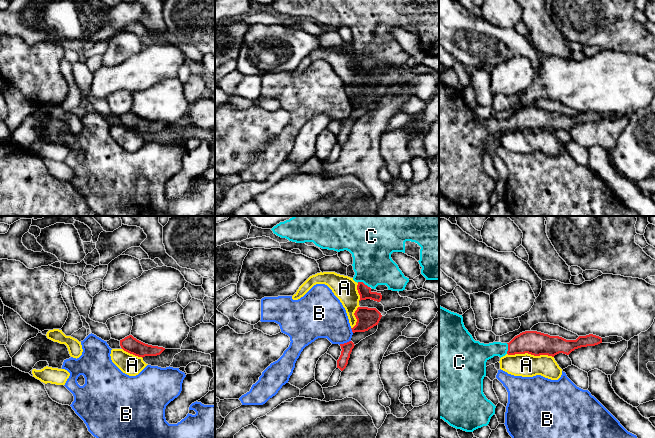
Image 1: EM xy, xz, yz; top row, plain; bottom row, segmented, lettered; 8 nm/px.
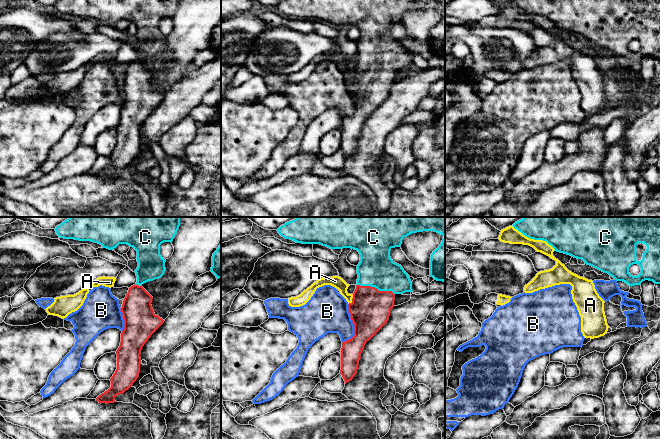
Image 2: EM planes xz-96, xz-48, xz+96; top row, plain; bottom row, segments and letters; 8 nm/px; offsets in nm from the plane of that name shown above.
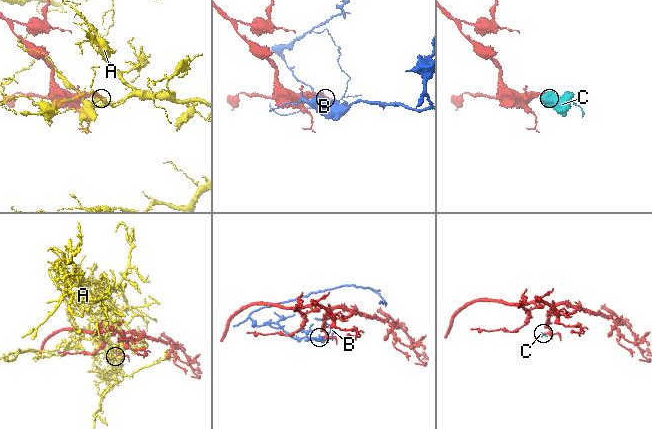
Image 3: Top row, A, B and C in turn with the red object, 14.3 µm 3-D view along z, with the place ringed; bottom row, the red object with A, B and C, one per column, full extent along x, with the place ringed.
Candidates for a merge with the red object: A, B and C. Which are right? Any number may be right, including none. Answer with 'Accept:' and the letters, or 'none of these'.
Accept: C

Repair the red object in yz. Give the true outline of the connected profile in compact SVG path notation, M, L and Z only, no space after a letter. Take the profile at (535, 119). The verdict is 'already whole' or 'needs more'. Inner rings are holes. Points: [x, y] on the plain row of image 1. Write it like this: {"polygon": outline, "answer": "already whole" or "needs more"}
{"polygon": "M439 82L439 194L466 208L473 208L489 200L496 182L483 169L483 155L486 152L486 138L494 132L501 134L506 130L528 129L554 133L559 129L569 131L575 125L600 119L602 114L593 110L579 112L576 116L566 116L537 107L525 107L509 119L484 120L473 115L464 102L462 91Z", "answer": "needs more"}

